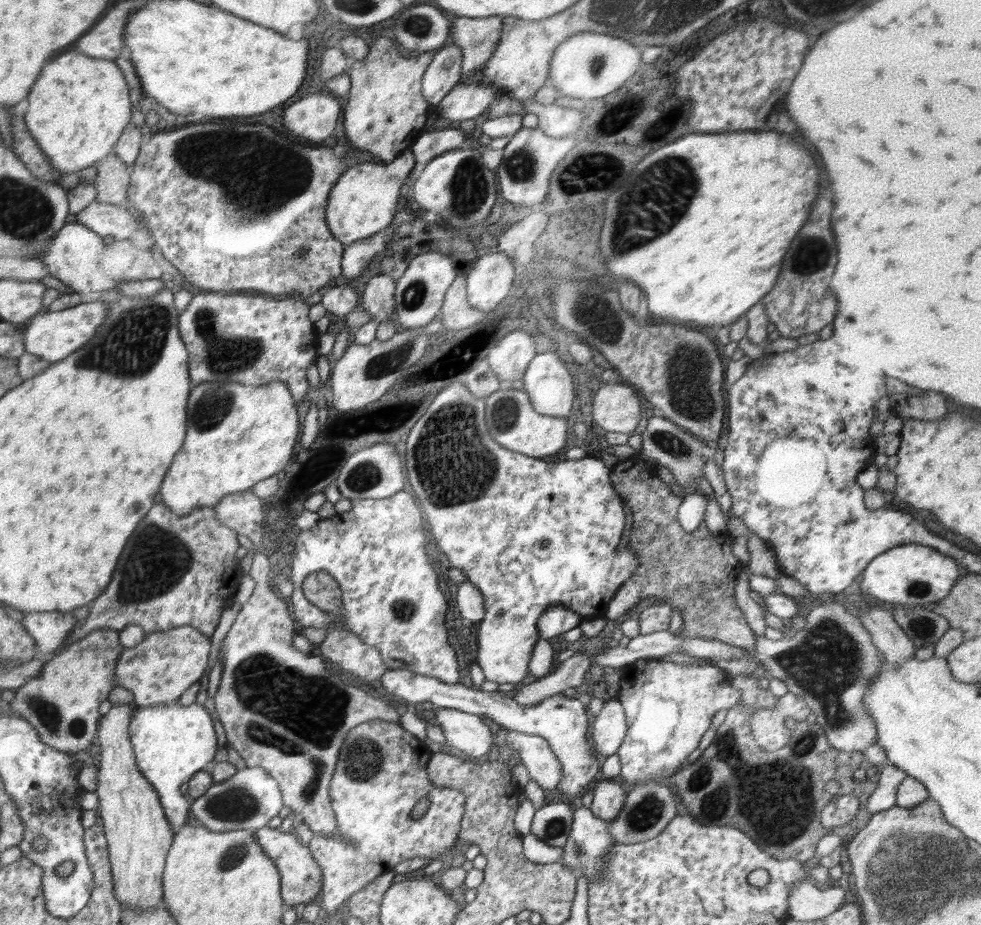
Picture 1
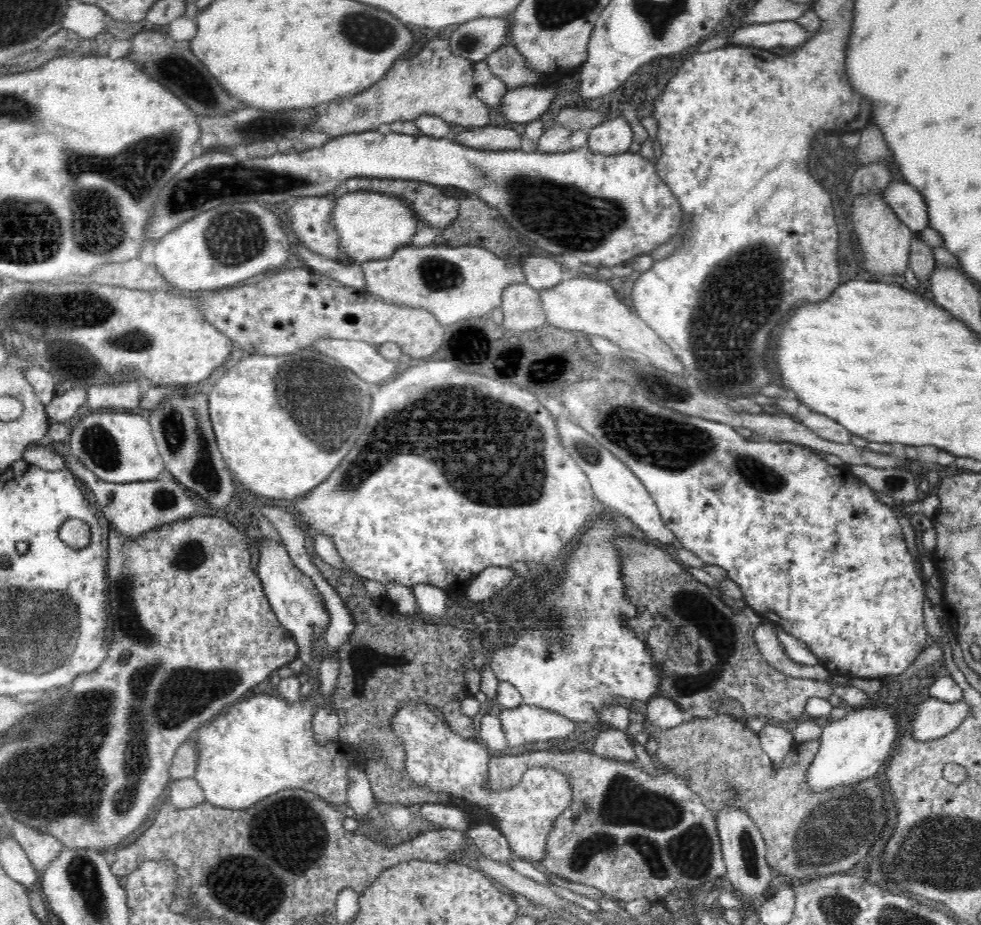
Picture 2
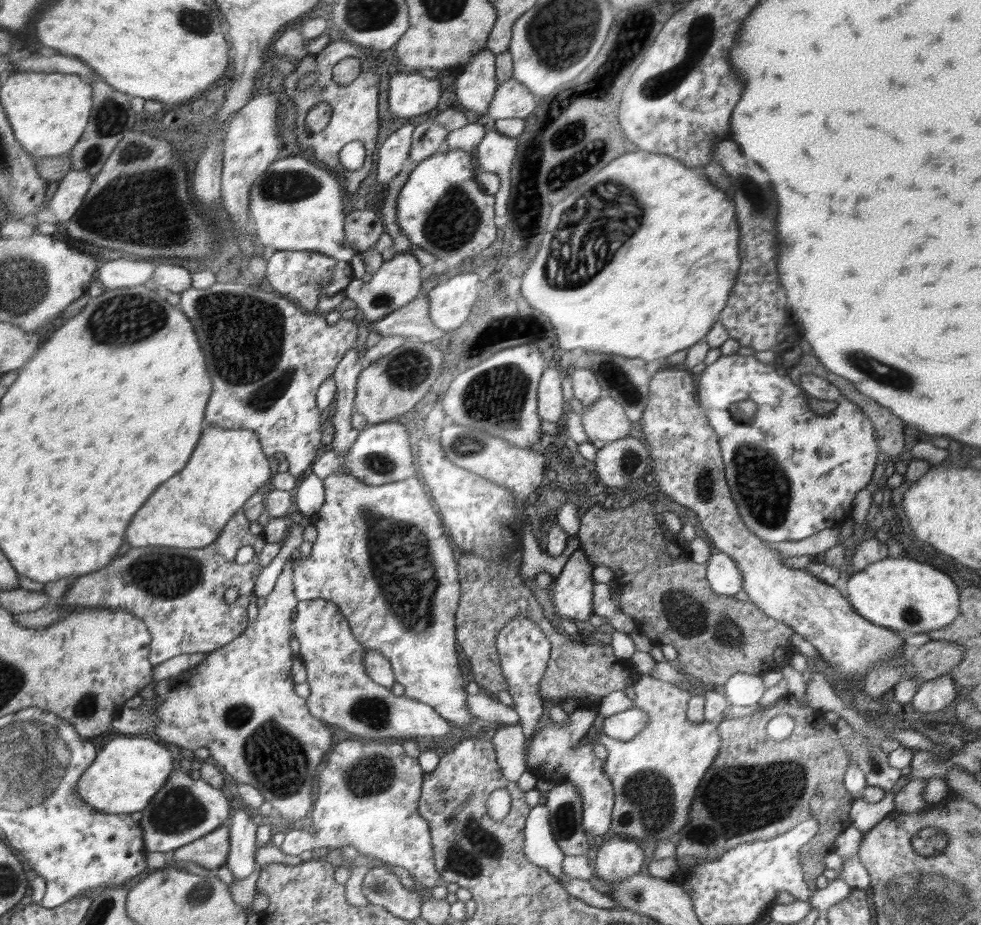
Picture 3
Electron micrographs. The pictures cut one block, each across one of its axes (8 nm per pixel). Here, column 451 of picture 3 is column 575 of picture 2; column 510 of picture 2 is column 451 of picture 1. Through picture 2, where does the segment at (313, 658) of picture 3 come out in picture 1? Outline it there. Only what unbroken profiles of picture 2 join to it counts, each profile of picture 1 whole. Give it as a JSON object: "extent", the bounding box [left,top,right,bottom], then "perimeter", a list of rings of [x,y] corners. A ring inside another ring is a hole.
{"extent":[434,707,492,760],"perimeter":[[[437,707],[434,718],[442,727],[447,744],[456,753],[465,753],[471,760],[475,760],[492,748],[492,732],[480,716]]]}

